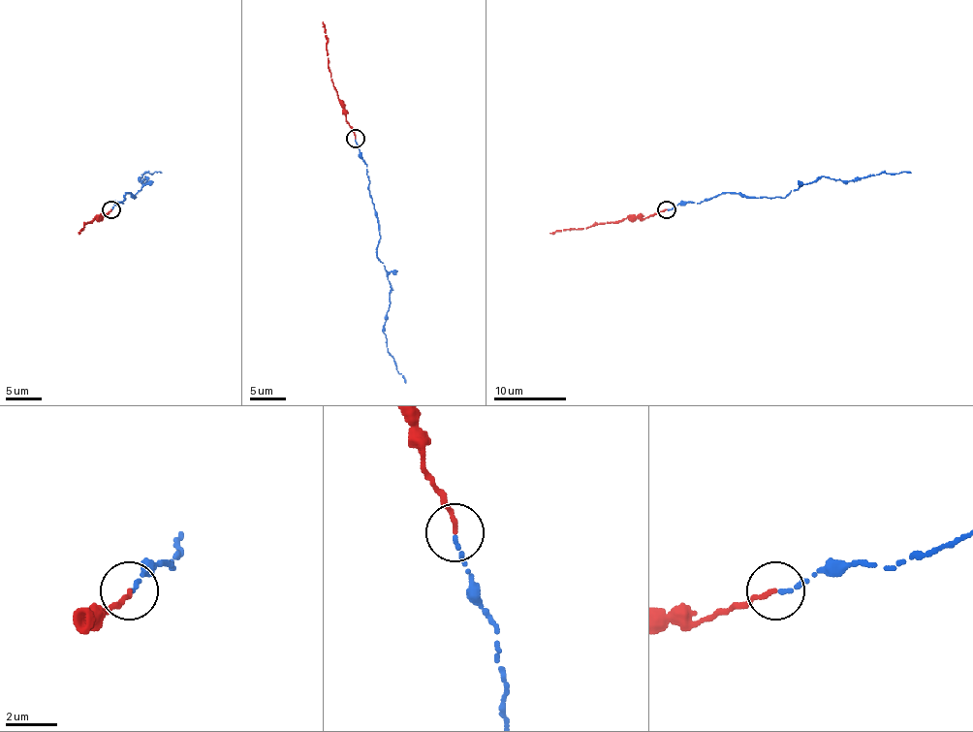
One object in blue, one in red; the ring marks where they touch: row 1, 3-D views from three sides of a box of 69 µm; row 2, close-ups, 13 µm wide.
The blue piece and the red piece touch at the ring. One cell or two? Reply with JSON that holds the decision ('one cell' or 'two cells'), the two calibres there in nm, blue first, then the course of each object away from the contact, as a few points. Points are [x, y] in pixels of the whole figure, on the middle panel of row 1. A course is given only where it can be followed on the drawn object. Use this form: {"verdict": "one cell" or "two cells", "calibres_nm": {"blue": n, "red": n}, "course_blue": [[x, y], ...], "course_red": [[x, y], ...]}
{"verdict": "one cell", "calibres_nm": {"blue": 150, "red": 170}, "course_blue": [[355, 139], [367, 166], [380, 233], [376, 258], [391, 285], [383, 332], [387, 351], [405, 382]], "course_red": [[355, 139], [331, 79], [326, 28], [322, 21]]}

